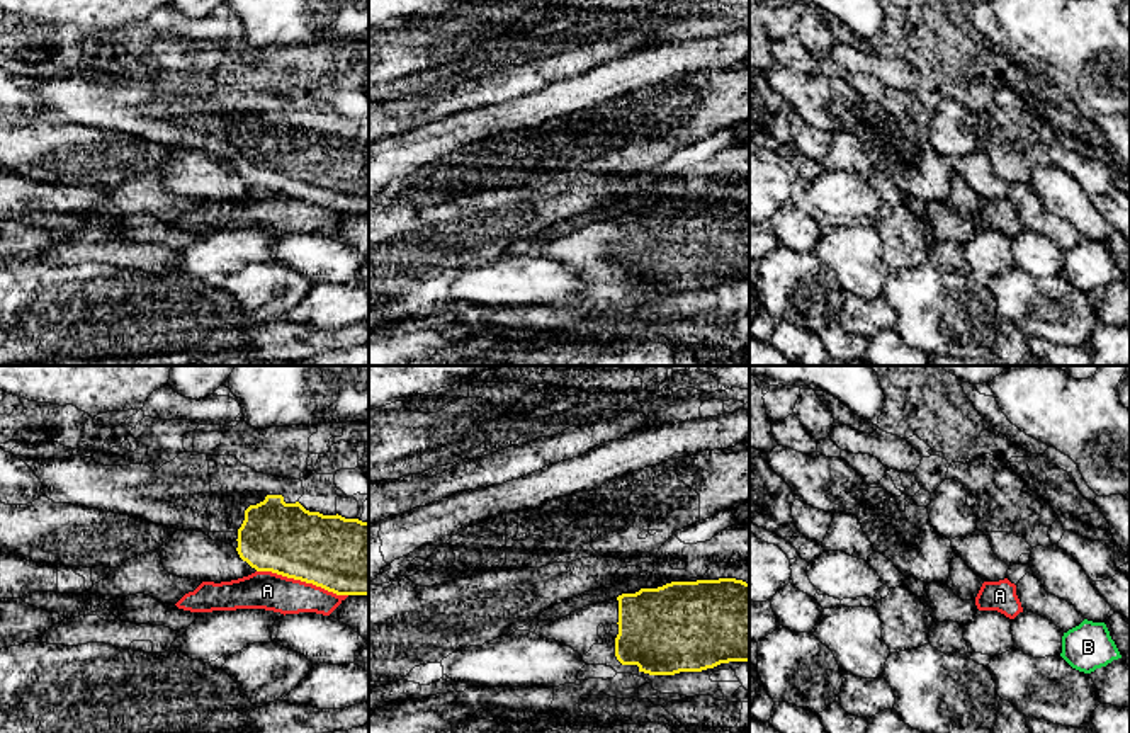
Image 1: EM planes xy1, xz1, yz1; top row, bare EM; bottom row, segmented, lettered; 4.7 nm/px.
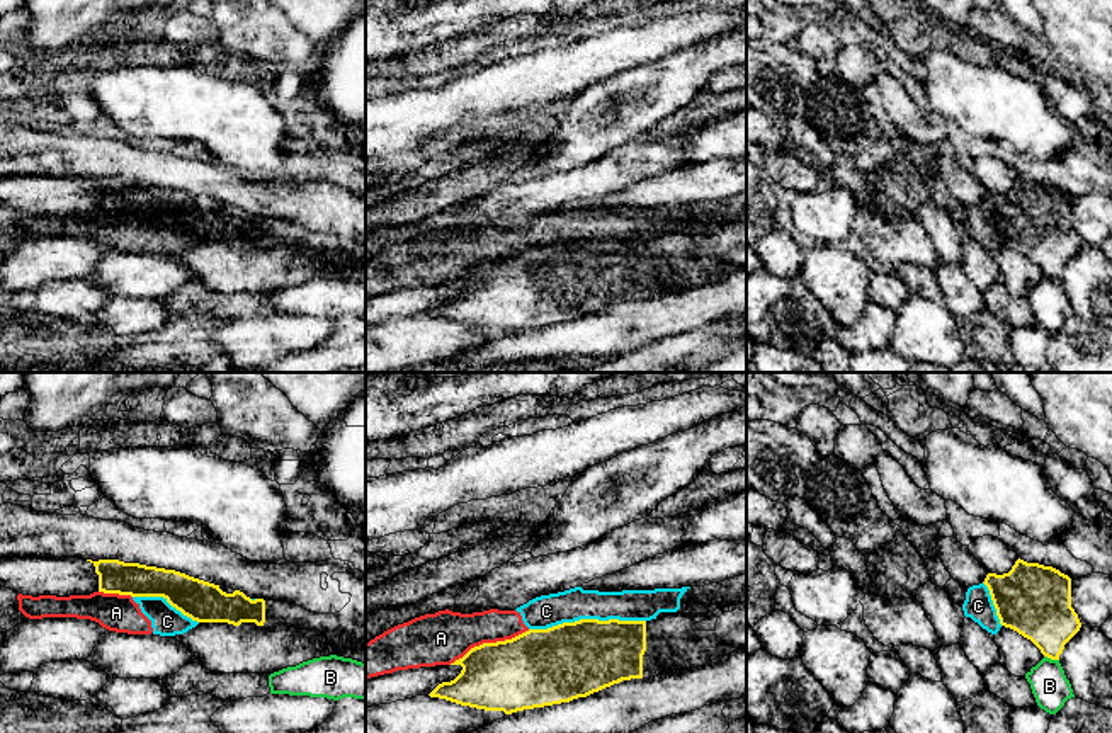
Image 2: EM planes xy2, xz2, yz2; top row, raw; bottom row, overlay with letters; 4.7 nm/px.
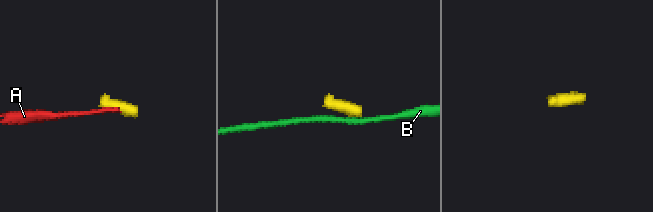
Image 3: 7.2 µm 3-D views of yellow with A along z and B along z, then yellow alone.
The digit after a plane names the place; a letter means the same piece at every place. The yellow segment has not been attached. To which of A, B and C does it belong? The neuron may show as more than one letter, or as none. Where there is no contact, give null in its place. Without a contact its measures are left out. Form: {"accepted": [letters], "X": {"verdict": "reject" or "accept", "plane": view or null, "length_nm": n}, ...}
{"accepted": [], "A": {"verdict": "reject", "plane": "xy1", "length_nm": 440}, "B": {"verdict": "reject", "plane": "yz2", "length_nm": 80}, "C": {"verdict": "reject", "plane": "xz2", "length_nm": 550}}

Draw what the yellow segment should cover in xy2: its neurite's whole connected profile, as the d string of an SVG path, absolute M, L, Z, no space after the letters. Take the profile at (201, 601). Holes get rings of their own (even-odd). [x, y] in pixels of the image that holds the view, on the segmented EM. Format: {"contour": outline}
{"contour": "M87 560L99 575L99 592L131 597L163 597L172 607L197 622L265 622L265 600L252 600L243 592L226 594L219 585L175 570L124 563L119 560Z"}

